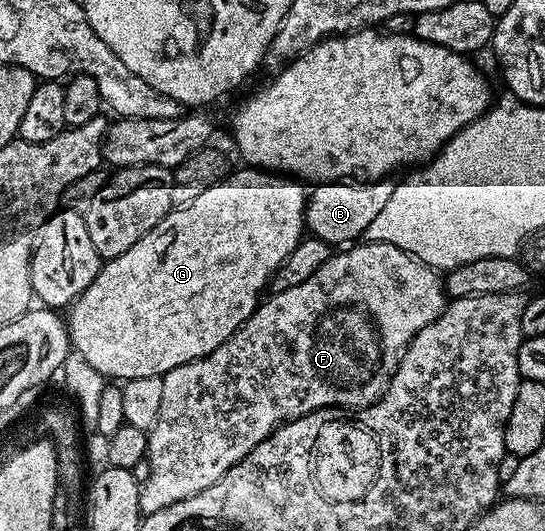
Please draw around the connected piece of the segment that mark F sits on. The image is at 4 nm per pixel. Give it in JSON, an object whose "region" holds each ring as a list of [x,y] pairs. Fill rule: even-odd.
{"region":[[[379,241],[351,244],[331,255],[328,263],[324,263],[324,267],[316,271],[316,275],[304,279],[304,283],[296,287],[288,287],[288,291],[271,292],[259,304],[258,310],[229,339],[220,343],[216,351],[162,374],[164,396],[160,402],[160,415],[158,422],[153,429],[149,430],[146,438],[146,459],[150,461],[151,471],[147,481],[142,483],[138,490],[140,511],[143,515],[155,513],[164,507],[172,507],[172,503],[180,503],[192,495],[200,495],[200,491],[212,487],[212,483],[216,483],[229,469],[236,467],[240,459],[244,459],[256,446],[264,443],[264,439],[268,439],[268,435],[276,432],[278,426],[286,421],[294,421],[297,417],[303,417],[317,409],[336,408],[343,411],[349,411],[349,409],[357,411],[374,405],[388,391],[390,380],[394,378],[394,372],[398,369],[404,351],[410,346],[410,340],[421,329],[428,327],[428,323],[432,323],[439,317],[447,304],[448,298],[443,278],[435,270],[413,257],[408,251],[400,251],[400,247],[392,243]]]}

